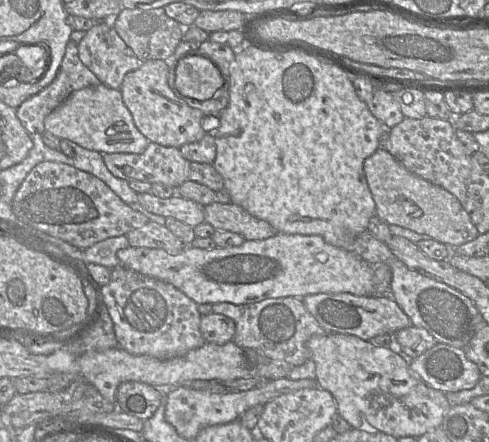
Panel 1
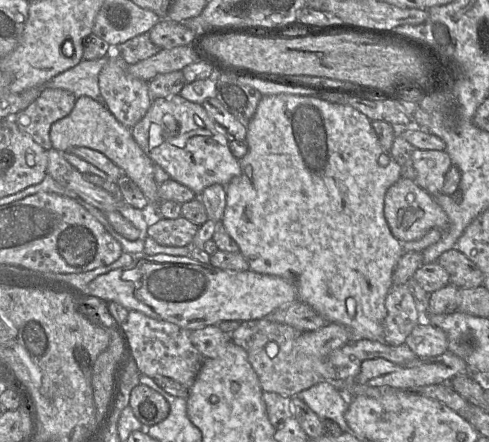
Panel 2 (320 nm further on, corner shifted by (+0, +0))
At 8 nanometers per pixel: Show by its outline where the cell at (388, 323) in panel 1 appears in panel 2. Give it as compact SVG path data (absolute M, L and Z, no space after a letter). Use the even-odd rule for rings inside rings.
M424 320L413 328L407 336L405 344L418 358L431 358L448 351L446 334Z

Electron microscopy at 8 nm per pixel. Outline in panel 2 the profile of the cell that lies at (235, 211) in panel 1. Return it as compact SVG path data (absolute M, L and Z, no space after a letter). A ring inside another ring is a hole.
M180 216L176 219L160 218L149 226L148 236L162 246L184 247L192 243L199 226Z

